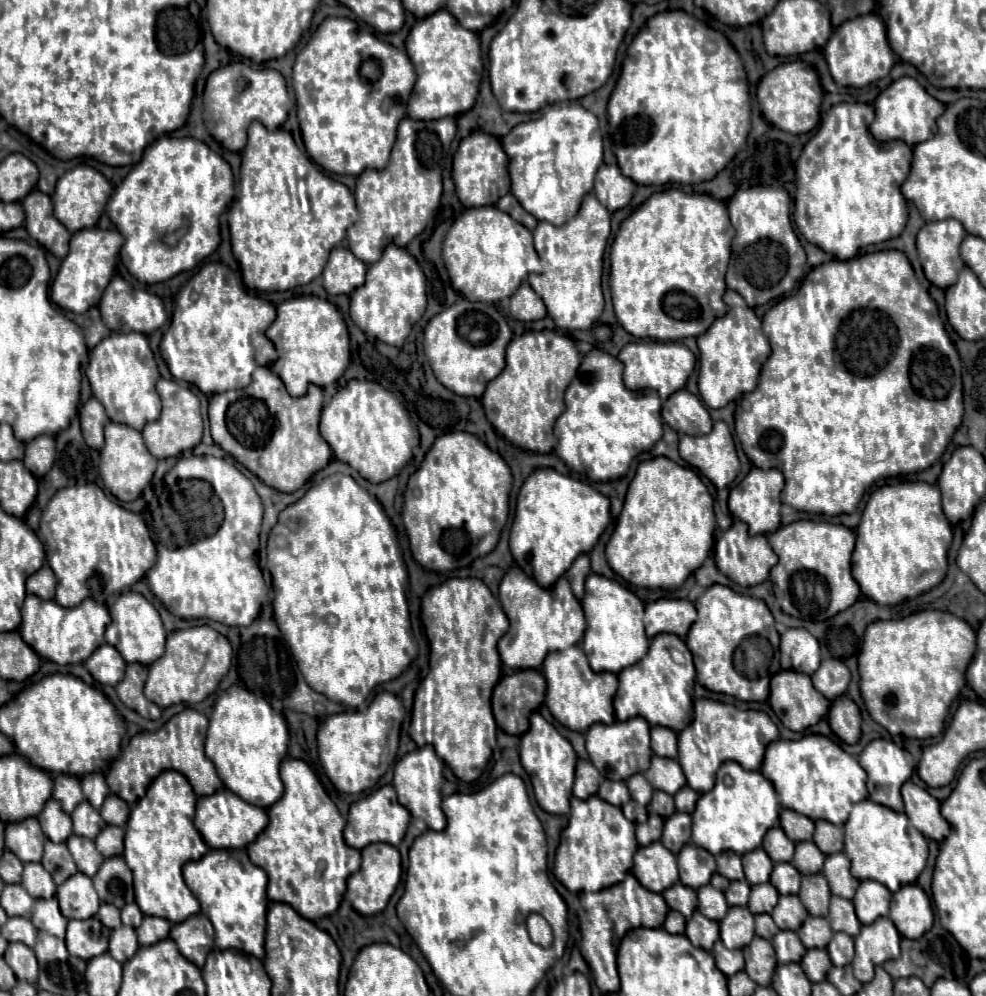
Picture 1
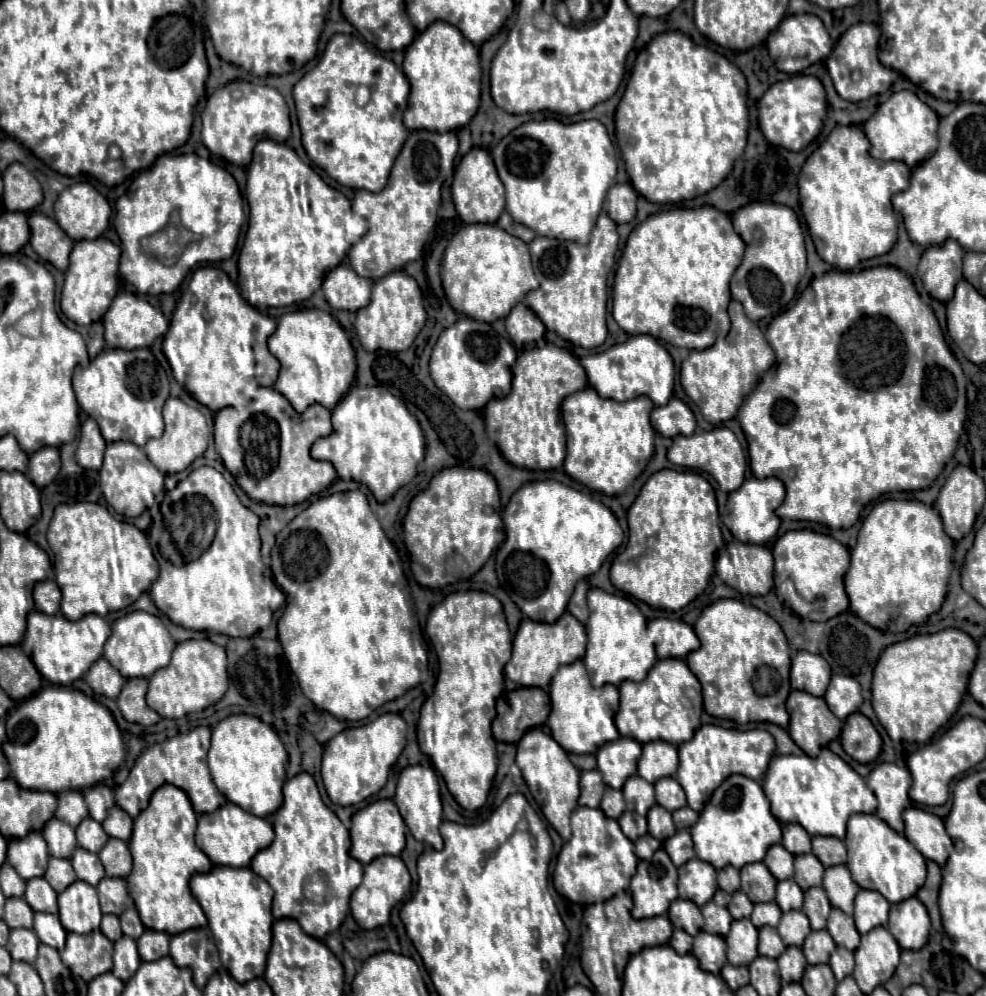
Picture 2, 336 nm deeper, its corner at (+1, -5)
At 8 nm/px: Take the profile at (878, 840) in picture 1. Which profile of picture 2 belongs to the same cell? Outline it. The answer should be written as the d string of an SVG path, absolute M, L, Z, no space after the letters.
M854 815L848 821L848 833L844 839L848 847L846 867L852 871L852 879L860 883L862 889L878 891L888 903L900 903L908 897L914 897L916 891L926 881L926 859L908 843L908 839L892 831L876 815Z

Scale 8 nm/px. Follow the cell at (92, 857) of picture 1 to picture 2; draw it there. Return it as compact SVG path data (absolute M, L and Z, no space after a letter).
M78 847L70 861L72 861L72 867L80 881L86 881L96 887L100 883L100 879L104 879L104 867L96 853L90 853L90 851L84 851L82 847Z

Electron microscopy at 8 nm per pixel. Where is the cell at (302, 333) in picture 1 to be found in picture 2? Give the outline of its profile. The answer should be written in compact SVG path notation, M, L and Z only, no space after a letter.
M304 309L284 313L278 319L276 331L268 339L268 349L282 365L274 389L280 391L298 413L314 403L320 403L326 409L334 409L334 405L348 393L354 381L354 349L342 325L328 311Z

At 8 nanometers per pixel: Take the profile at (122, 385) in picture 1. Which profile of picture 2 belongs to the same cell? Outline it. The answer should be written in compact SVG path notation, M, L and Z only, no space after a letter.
M104 349L86 369L76 369L72 387L79 407L90 415L110 441L132 441L140 447L152 437L160 437L164 431L162 405L168 399L166 379L162 379L154 355L148 349Z

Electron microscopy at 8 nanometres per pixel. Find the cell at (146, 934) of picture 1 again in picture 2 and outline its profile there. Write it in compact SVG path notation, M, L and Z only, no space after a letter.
M144 931L142 937L136 941L138 943L138 953L142 961L156 961L168 955L168 943L170 937L160 931Z

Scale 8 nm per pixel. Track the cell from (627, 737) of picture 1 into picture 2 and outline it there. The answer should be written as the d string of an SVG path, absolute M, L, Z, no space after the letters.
M620 737L618 741L604 743L604 747L598 749L598 771L606 785L614 789L622 789L622 785L636 775L636 761L640 757L640 743L634 739Z

